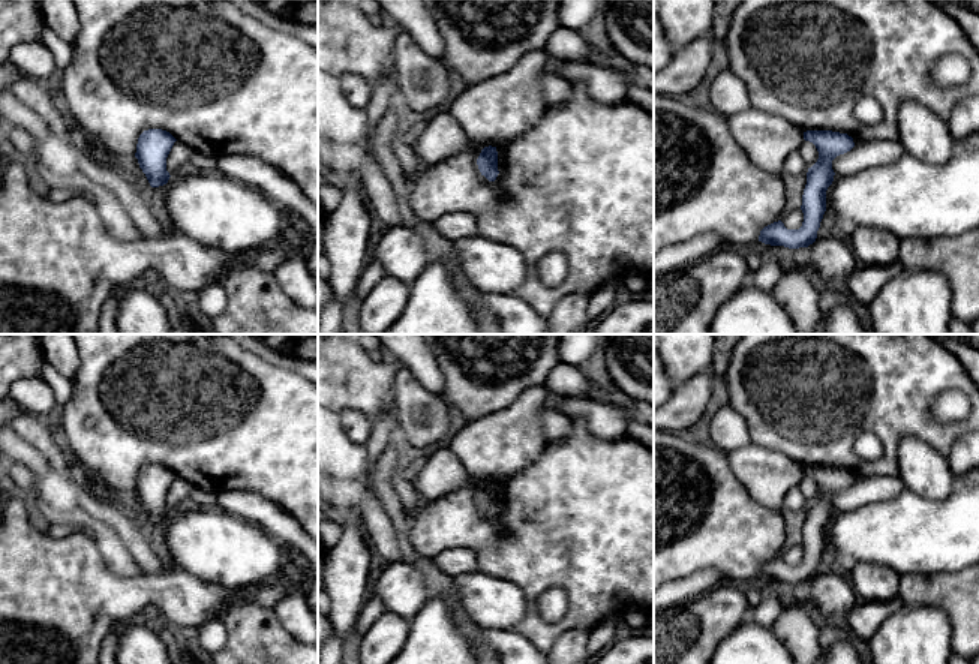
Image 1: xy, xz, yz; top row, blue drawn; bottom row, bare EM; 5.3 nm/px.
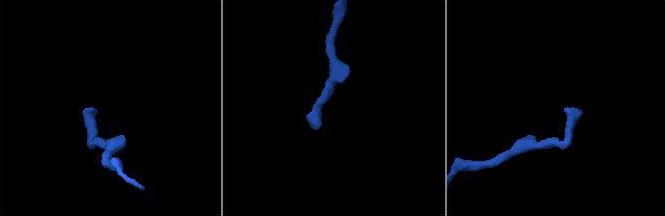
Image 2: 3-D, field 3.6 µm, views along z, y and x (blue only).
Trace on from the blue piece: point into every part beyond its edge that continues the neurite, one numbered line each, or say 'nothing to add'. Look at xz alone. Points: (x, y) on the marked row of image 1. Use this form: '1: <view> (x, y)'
nothing to add

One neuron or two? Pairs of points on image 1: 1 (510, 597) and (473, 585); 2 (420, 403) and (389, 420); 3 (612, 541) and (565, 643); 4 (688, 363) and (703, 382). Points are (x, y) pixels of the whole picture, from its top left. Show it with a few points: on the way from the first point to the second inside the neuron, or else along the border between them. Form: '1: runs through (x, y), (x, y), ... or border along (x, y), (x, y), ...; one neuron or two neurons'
1: runs through (501, 597), (485, 597), (482, 594); one neuron
2: border along (392, 400), (399, 429); two neurons
3: border along (589, 630), (564, 630), (550, 648); two neurons
4: border along (706, 370), (697, 372), (675, 388); two neurons

